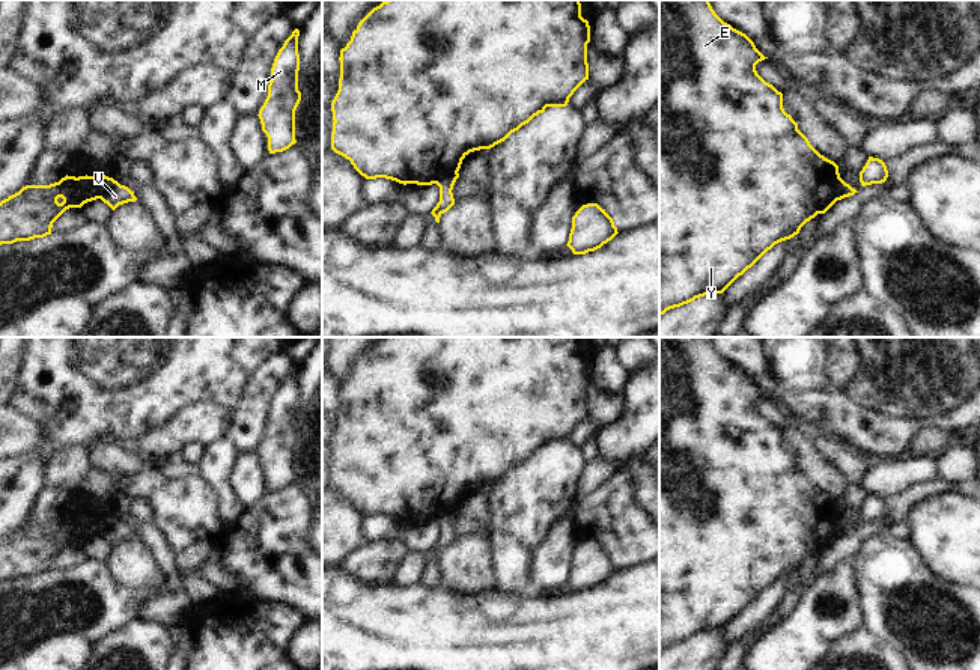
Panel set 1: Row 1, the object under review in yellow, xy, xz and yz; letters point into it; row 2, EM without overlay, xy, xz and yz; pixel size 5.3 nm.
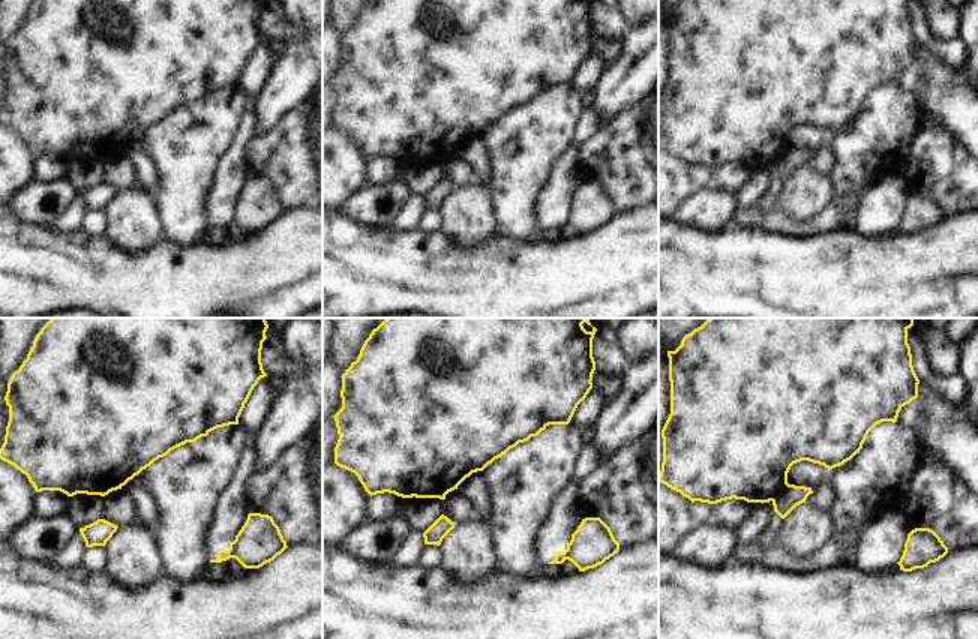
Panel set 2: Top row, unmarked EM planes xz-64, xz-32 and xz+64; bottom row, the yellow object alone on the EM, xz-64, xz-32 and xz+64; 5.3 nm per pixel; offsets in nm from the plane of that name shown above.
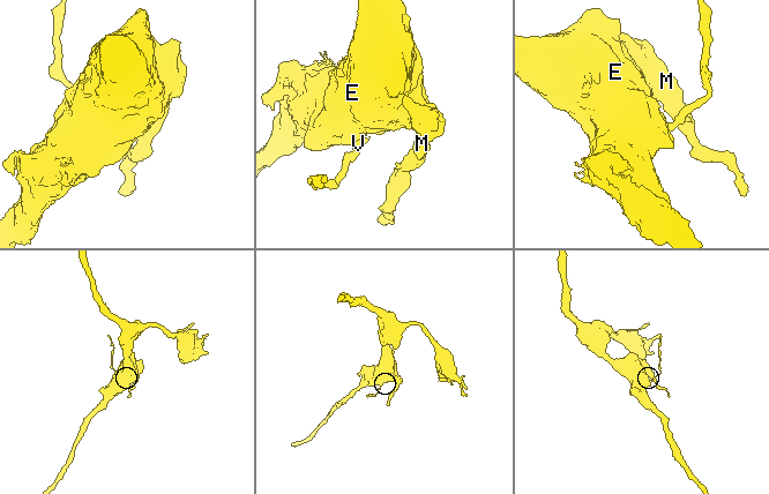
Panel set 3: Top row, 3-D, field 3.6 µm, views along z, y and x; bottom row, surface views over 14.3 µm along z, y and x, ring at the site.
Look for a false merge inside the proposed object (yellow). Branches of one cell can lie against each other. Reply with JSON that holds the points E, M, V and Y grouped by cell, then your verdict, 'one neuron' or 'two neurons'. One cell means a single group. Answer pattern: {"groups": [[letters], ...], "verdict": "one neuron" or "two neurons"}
{"groups": [["E", "M", "Y"], ["V"]], "verdict": "two neurons"}

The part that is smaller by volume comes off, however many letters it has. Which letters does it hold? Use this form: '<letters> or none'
V

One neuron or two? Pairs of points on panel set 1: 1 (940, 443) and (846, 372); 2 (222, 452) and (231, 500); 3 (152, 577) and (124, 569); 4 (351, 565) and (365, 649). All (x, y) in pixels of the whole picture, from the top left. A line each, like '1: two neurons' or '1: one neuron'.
1: two neurons
2: one neuron
3: one neuron
4: two neurons

